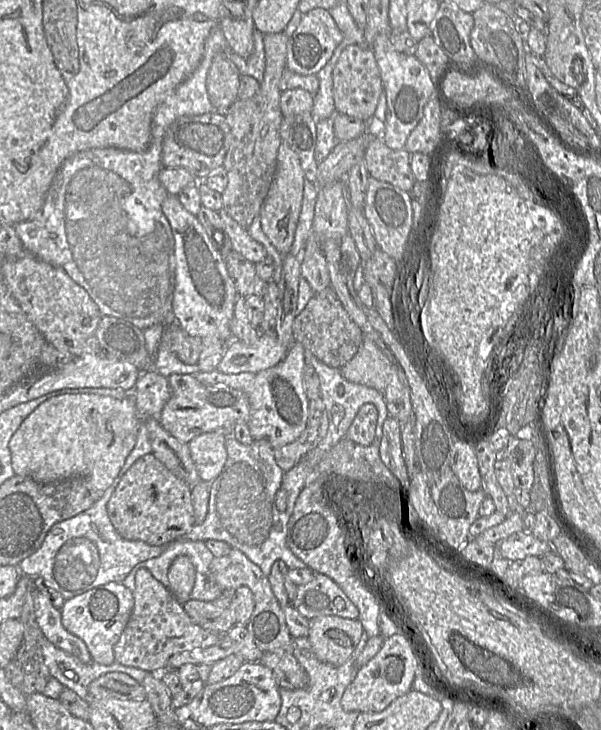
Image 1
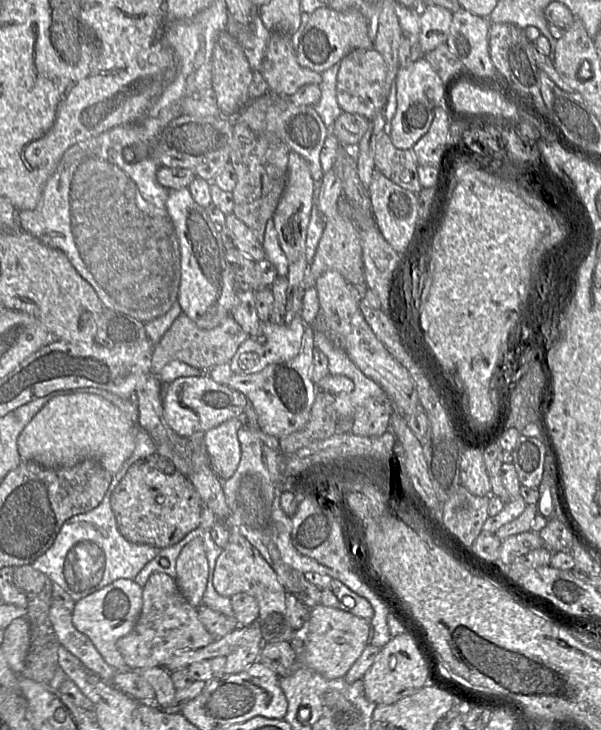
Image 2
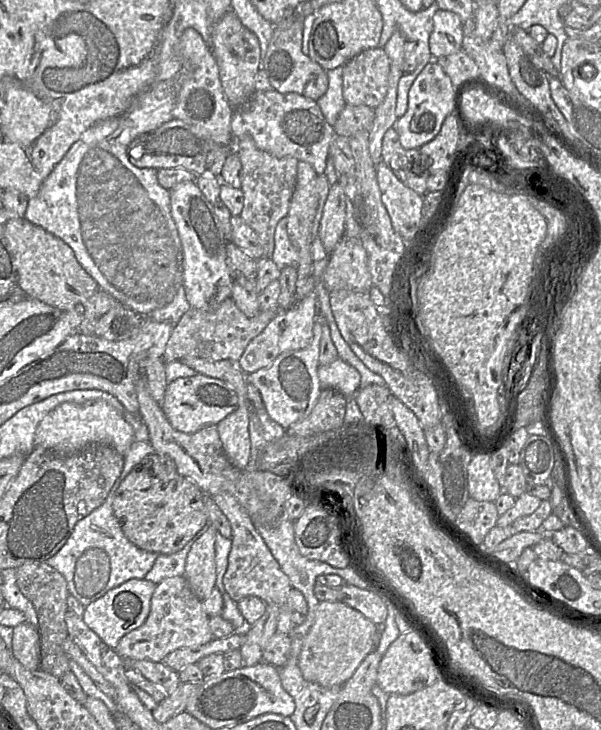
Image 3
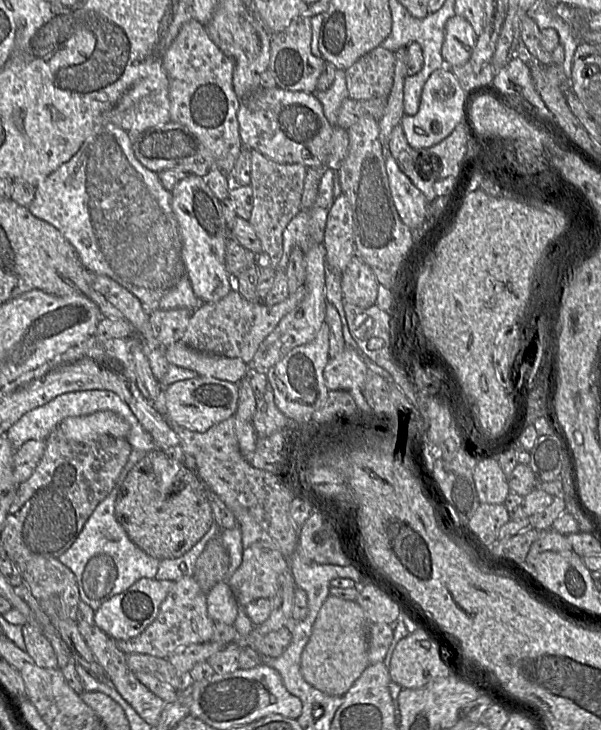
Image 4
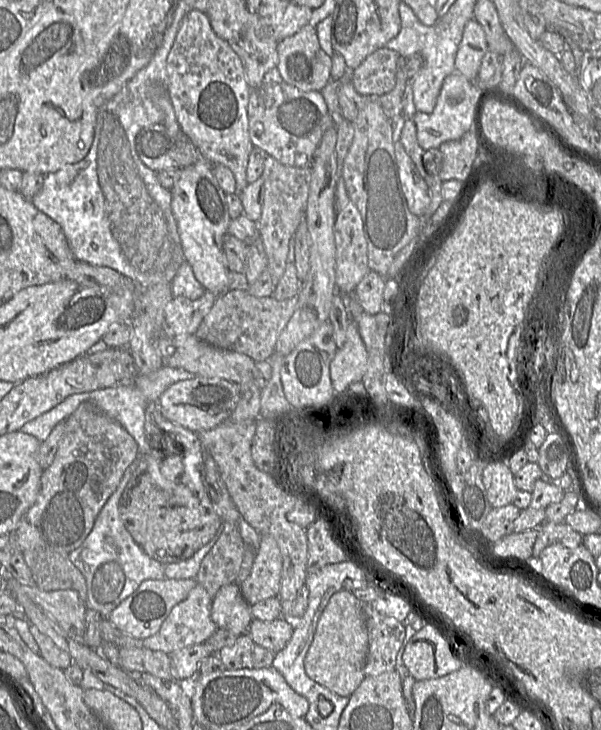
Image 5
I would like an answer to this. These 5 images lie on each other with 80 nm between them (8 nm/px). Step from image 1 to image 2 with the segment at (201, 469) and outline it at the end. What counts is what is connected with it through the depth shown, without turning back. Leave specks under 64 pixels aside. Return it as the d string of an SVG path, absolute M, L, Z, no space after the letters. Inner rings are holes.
M232 418L204 434L210 466L221 481L230 478L240 462L238 430L241 426L239 418Z

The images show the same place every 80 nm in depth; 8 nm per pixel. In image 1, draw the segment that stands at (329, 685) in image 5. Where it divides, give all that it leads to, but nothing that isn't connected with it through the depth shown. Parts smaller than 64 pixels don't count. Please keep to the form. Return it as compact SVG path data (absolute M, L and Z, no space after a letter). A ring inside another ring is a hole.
M321 616L310 621L308 641L318 660L340 666L351 657L363 633L358 619Z

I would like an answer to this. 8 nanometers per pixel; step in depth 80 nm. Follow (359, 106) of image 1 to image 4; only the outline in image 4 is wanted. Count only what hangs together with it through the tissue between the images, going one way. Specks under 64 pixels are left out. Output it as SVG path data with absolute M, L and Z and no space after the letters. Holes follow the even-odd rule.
M381 45L369 51L345 70L348 97L354 100L387 97L394 69L394 52Z

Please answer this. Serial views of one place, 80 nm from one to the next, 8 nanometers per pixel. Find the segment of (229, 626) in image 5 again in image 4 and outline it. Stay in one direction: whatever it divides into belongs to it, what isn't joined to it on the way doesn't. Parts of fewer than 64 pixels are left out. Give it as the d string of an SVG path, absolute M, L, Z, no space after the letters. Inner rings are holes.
M227 582L217 583L207 593L206 601L208 616L214 623L220 622L233 626L239 611L239 604Z

